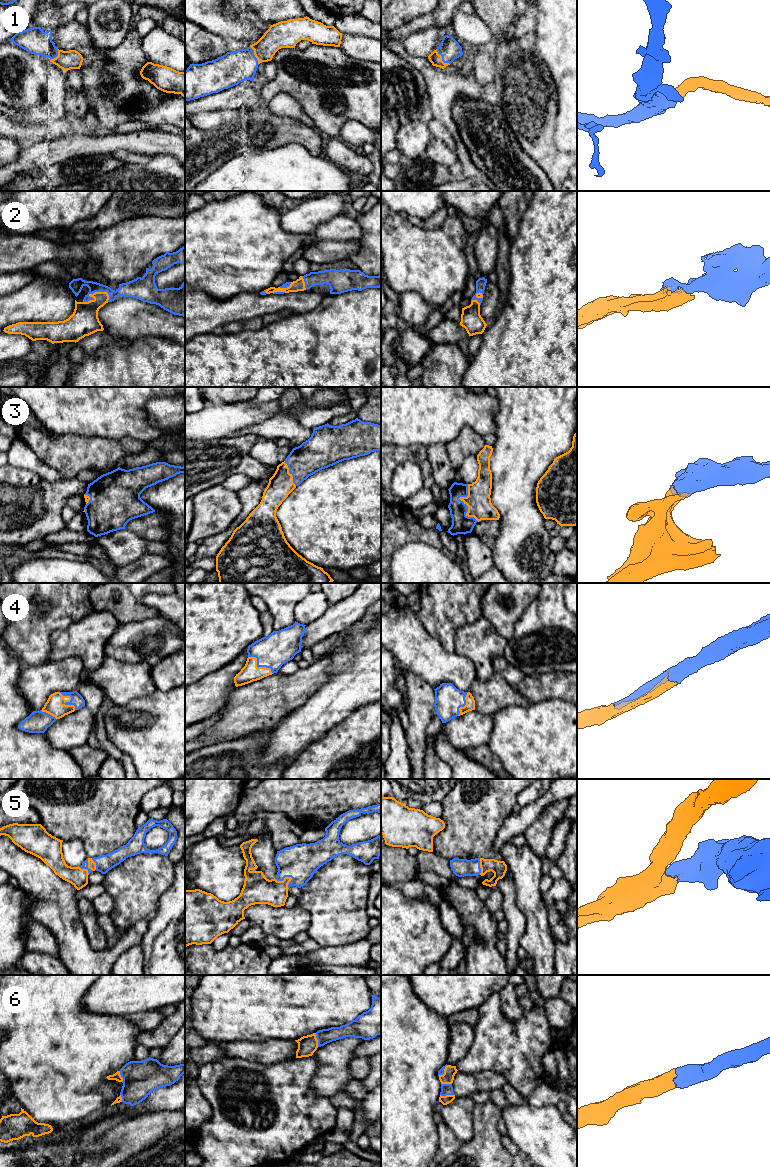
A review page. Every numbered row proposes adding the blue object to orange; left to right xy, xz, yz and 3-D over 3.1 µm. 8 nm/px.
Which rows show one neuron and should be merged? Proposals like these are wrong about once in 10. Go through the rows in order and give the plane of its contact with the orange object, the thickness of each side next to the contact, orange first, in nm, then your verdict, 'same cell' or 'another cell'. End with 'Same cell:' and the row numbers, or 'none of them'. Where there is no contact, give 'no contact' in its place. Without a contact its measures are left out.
1: contact in yz; calibres 90 and 170 nm; same cell
2: contact in xy; calibres 240 and 110 nm; same cell
3: contact in yz; calibres 190 and 160 nm; same cell
4: contact in xy; calibres 140 and 100 nm; same cell
5: contact in xz; calibres 240 and 280 nm; same cell
6: contact in xz; calibres 160 and 120 nm; same cell
Same cell: 1, 2, 3, 4, 5, 6

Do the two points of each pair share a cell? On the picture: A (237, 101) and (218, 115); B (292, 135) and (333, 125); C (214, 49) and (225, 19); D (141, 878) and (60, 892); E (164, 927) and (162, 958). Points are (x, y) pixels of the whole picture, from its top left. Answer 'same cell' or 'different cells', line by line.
A: different cells
B: different cells
C: different cells
D: different cells
E: same cell

